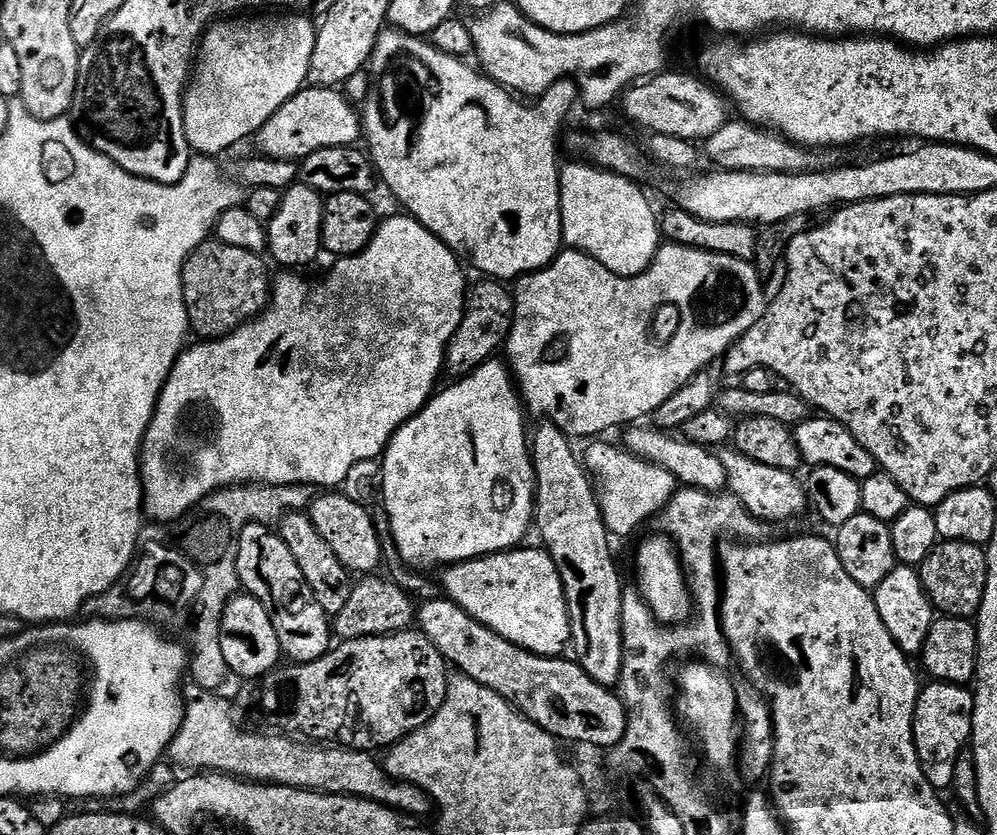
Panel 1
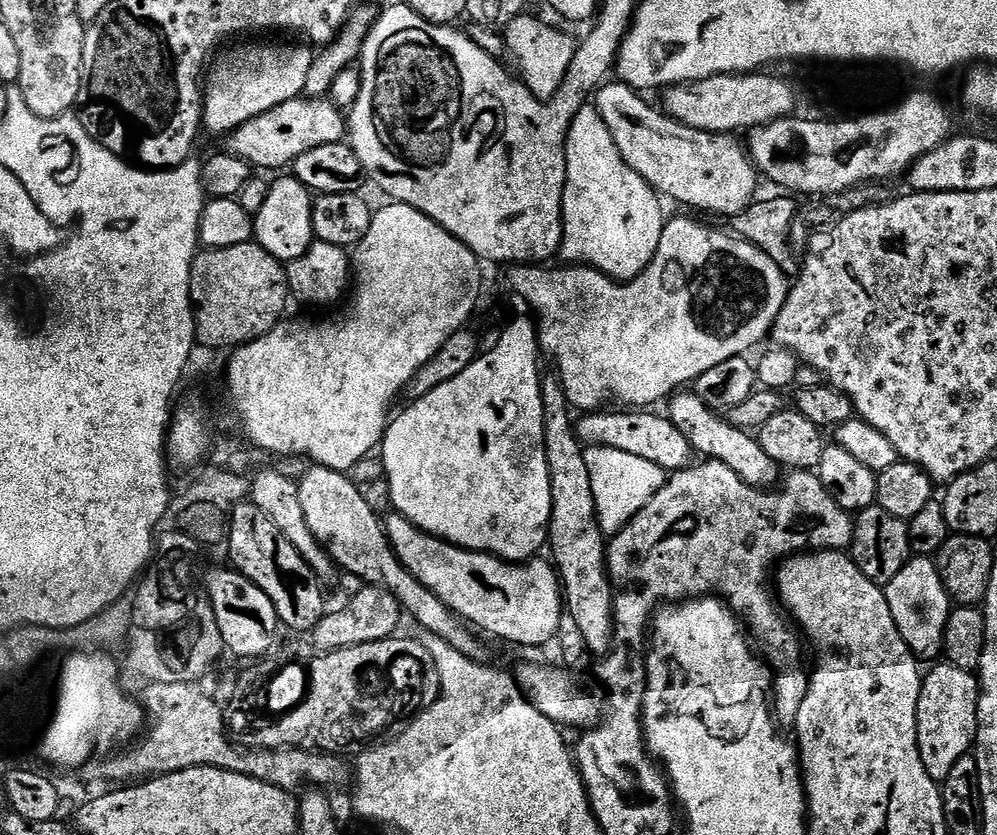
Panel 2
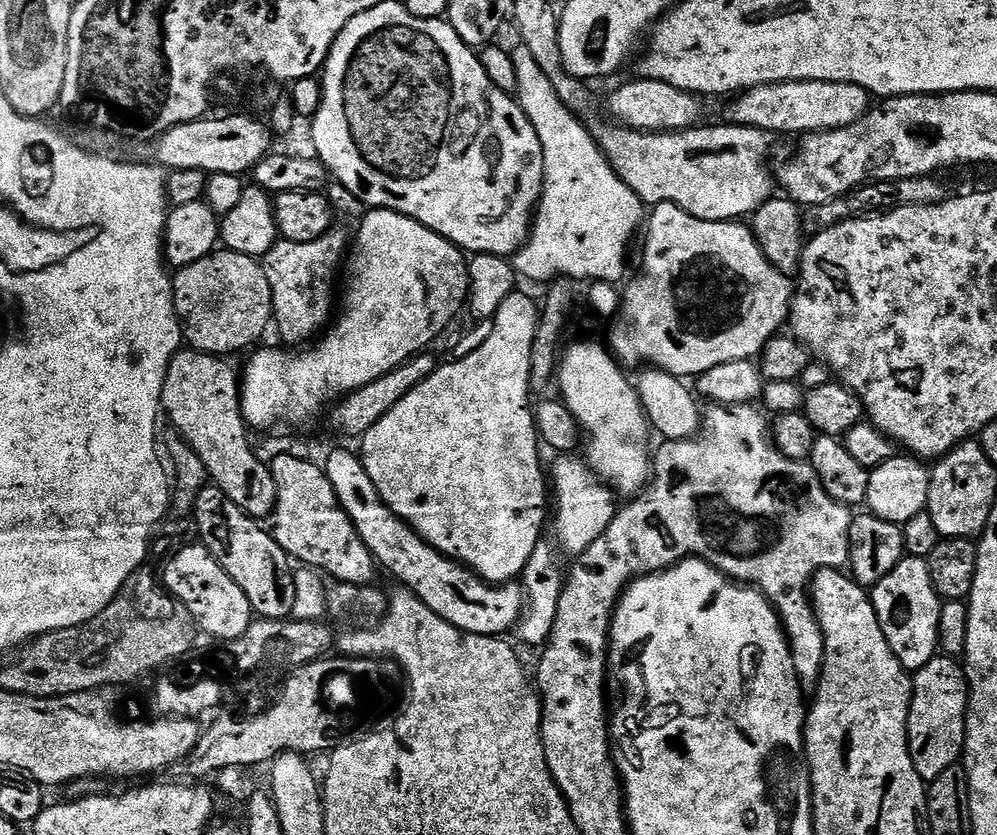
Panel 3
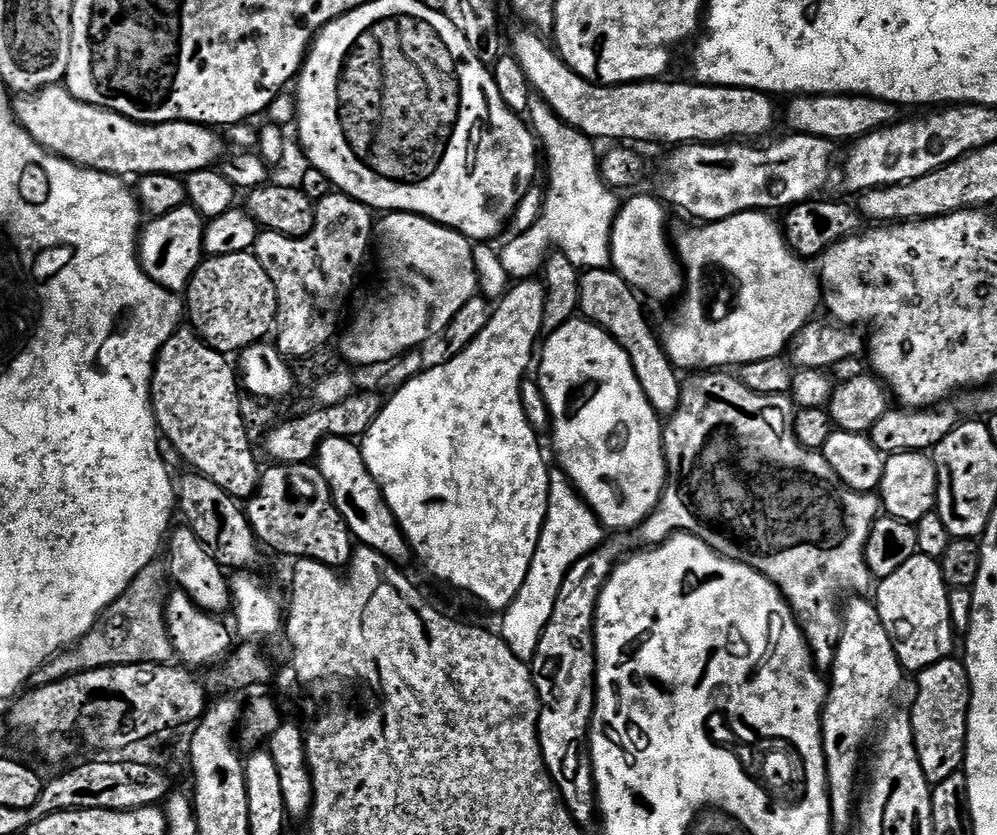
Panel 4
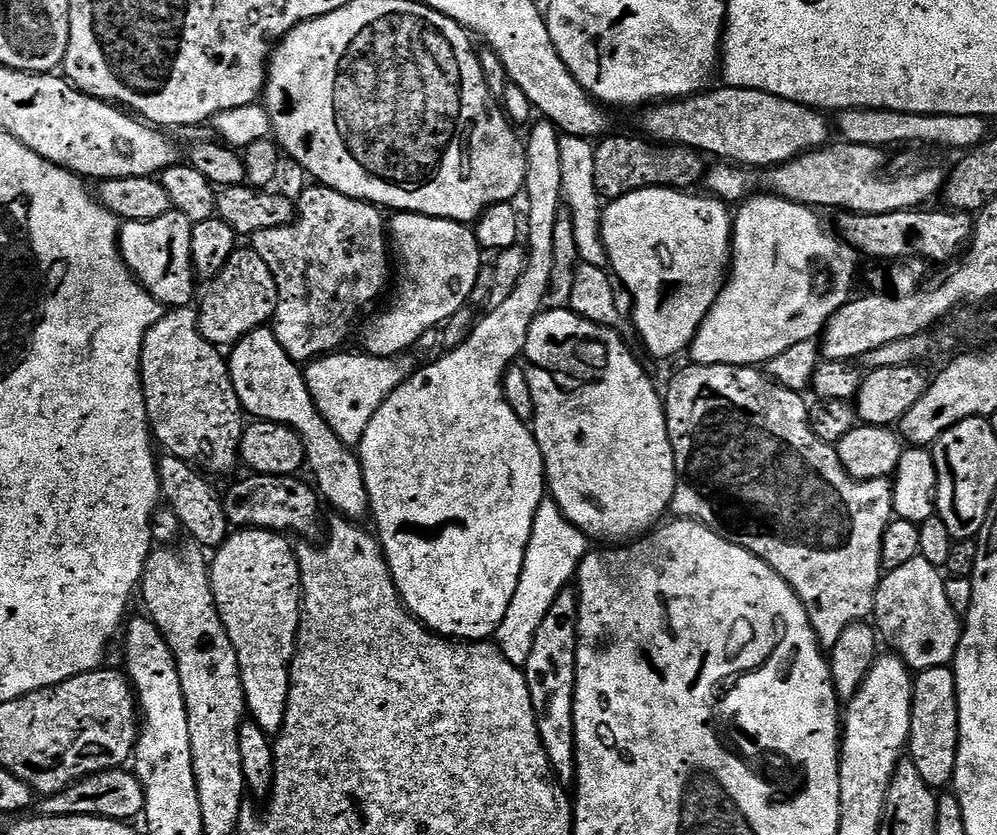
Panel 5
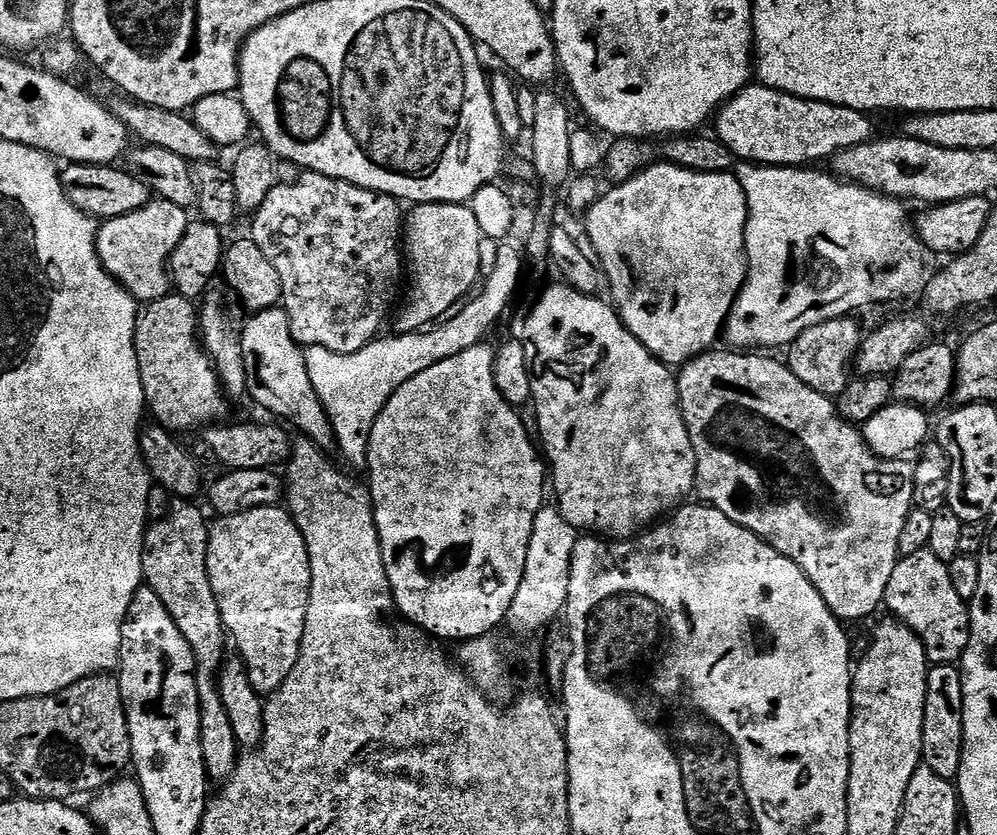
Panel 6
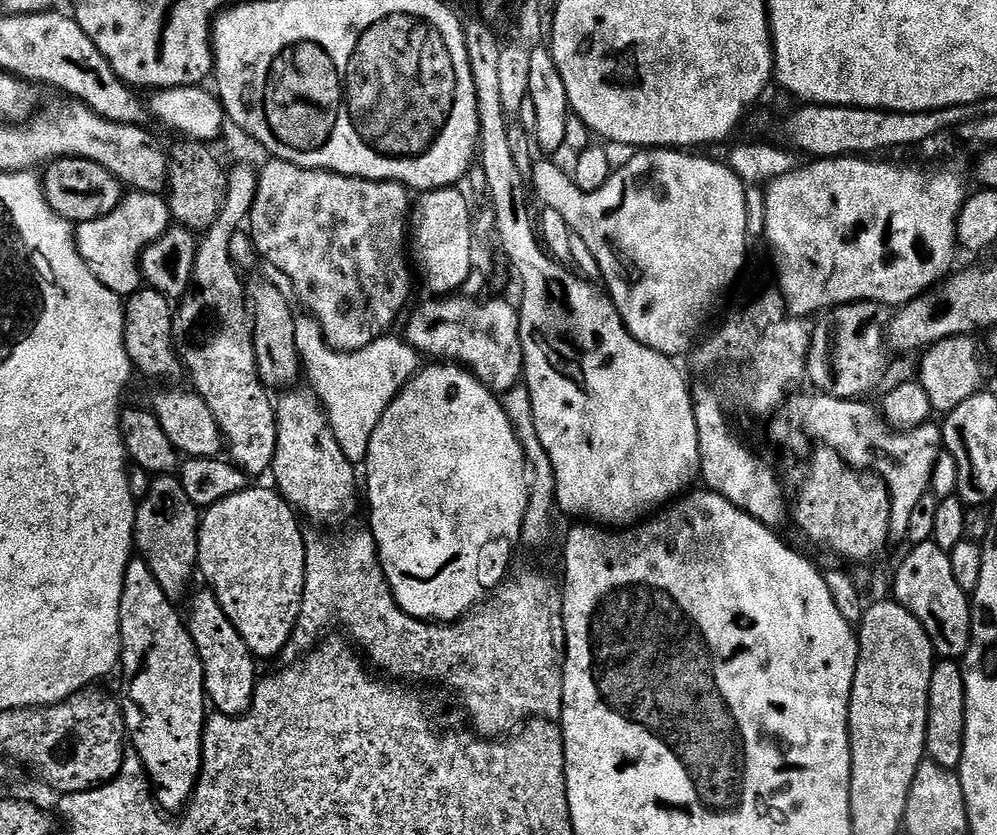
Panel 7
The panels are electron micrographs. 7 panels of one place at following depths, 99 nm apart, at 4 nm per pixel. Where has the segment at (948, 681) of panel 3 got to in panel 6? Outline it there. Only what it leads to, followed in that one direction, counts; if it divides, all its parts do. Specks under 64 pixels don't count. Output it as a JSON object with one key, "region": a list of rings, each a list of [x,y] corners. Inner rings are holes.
{"region":[[[938,664],[928,669],[926,706],[922,722],[923,767],[933,772],[933,777],[952,782],[960,775],[962,750],[964,749],[964,691],[960,677],[961,669],[956,664]]]}

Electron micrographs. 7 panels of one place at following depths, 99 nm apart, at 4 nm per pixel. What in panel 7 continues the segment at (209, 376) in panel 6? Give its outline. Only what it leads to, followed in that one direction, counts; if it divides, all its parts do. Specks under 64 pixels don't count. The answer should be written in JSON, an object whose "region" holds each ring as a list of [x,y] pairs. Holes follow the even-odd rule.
{"region":[[[147,286],[127,297],[124,305],[124,341],[133,369],[152,380],[176,380],[182,376],[180,355],[172,340],[173,301]]]}

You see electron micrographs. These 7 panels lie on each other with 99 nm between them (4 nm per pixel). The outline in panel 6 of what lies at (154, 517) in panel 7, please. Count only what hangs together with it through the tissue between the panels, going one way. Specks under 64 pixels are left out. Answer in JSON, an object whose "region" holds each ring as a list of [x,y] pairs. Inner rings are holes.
{"region":[[[176,498],[171,502],[173,503],[172,509],[170,509],[161,520],[153,519],[144,533],[144,549],[142,550],[142,570],[144,571],[143,583],[150,590],[154,590],[154,594],[158,594],[158,598],[162,598],[162,606],[166,606],[166,610],[170,610],[170,618],[174,618],[174,626],[178,626],[178,630],[182,630],[186,642],[190,642],[190,650],[196,659],[196,685],[198,686],[198,698],[200,699],[200,741],[202,742],[203,762],[207,768],[209,777],[213,781],[217,780],[217,782],[223,782],[231,776],[235,768],[238,759],[238,745],[236,742],[236,735],[234,734],[234,726],[230,726],[230,714],[226,714],[226,706],[222,706],[220,686],[218,683],[220,669],[223,668],[226,659],[226,653],[224,653],[224,640],[226,644],[226,633],[224,631],[224,623],[220,617],[220,611],[218,610],[218,602],[214,598],[214,590],[210,586],[210,574],[208,573],[208,534],[210,531],[210,524],[209,521],[204,521],[204,516],[200,513],[199,506],[192,504],[196,502],[193,502],[191,499]]]}

